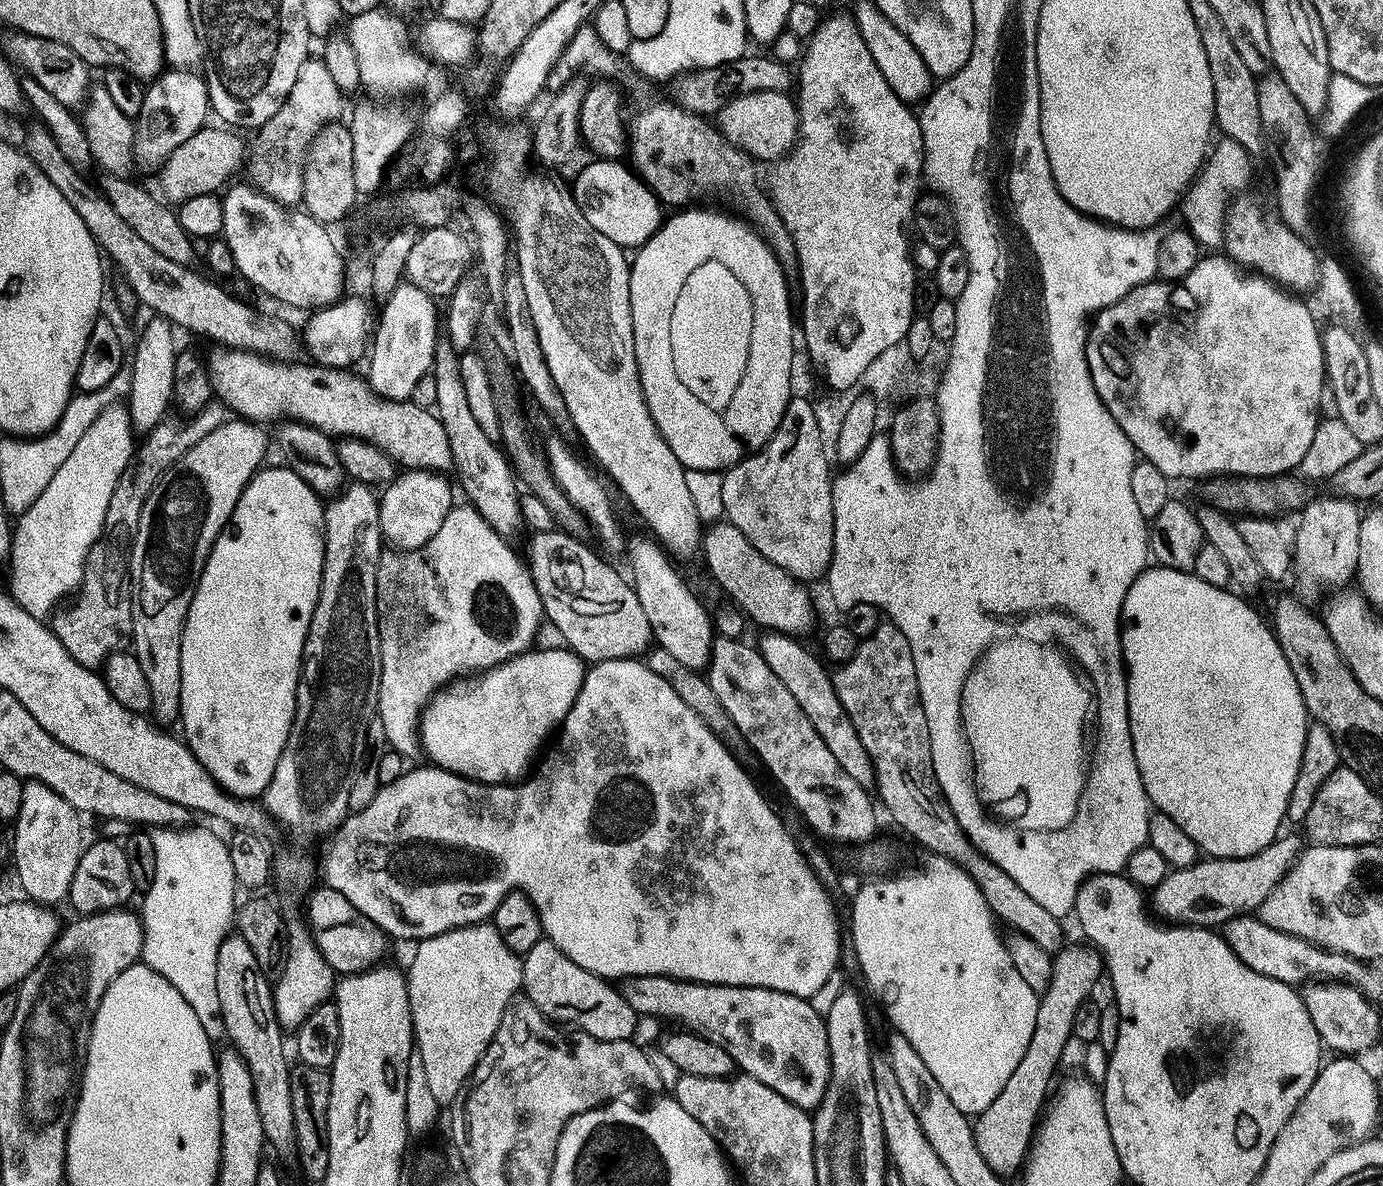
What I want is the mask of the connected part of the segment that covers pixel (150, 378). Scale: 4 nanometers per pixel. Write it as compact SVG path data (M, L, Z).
M152 316L144 326L130 360L131 390L126 397L126 407L131 416L133 429L140 434L152 432L154 426L165 419L167 408L172 404L174 362L178 345L174 340L174 328L164 317Z

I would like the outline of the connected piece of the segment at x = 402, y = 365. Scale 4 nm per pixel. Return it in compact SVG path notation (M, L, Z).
M407 282L397 285L383 301L384 309L381 312L379 309L378 325L370 342L370 359L366 371L368 385L376 391L377 396L383 396L385 400L411 400L414 386L421 381L423 375L431 373L436 341L442 336L442 320L440 316L436 317L436 304L437 301L426 290L418 290L418 286Z

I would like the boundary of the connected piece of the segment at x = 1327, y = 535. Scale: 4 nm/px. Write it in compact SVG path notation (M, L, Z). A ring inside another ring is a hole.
M1327 495L1320 496L1317 500L1309 499L1298 512L1300 521L1296 524L1296 540L1294 536L1290 547L1292 572L1300 587L1301 597L1316 596L1327 588L1341 589L1356 574L1361 509L1356 509L1359 508L1357 501L1349 500L1347 496Z

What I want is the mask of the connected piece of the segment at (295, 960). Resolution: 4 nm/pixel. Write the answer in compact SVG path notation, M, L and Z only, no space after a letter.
M289 923L286 928L286 955L284 958L284 972L275 977L272 990L274 1010L281 1028L295 1030L320 1004L325 1003L333 995L334 985L337 983L337 973L333 972L326 958L318 950L312 940L312 933L308 931L307 923Z

